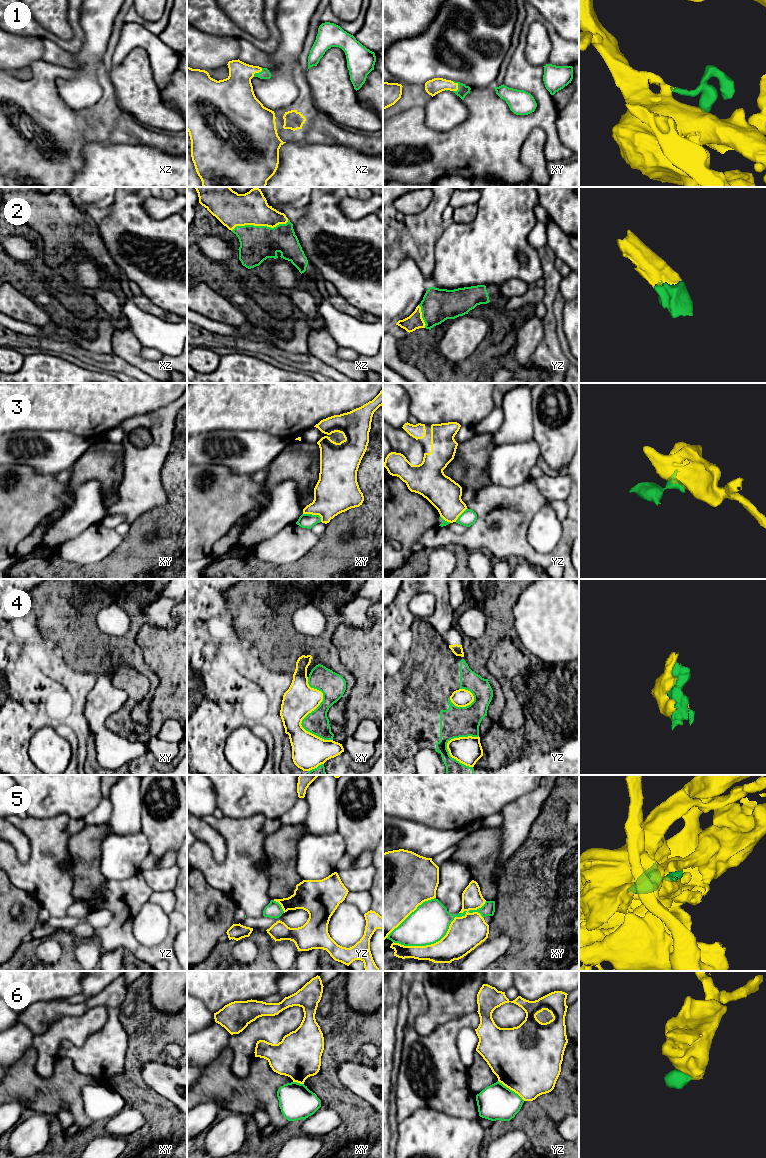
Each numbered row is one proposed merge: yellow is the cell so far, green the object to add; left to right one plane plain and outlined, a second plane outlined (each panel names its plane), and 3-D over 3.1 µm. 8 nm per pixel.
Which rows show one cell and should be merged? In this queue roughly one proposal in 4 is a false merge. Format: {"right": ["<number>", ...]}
{"right": ["1", "2"]}

